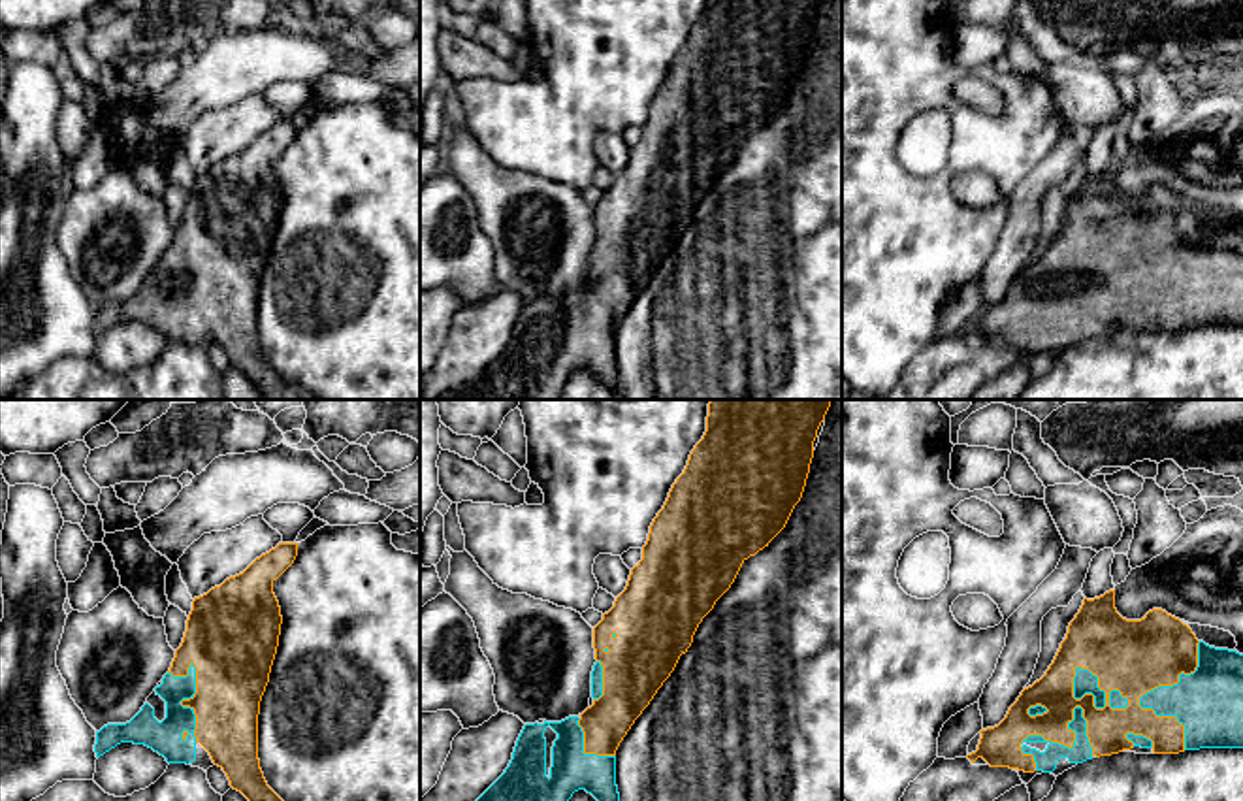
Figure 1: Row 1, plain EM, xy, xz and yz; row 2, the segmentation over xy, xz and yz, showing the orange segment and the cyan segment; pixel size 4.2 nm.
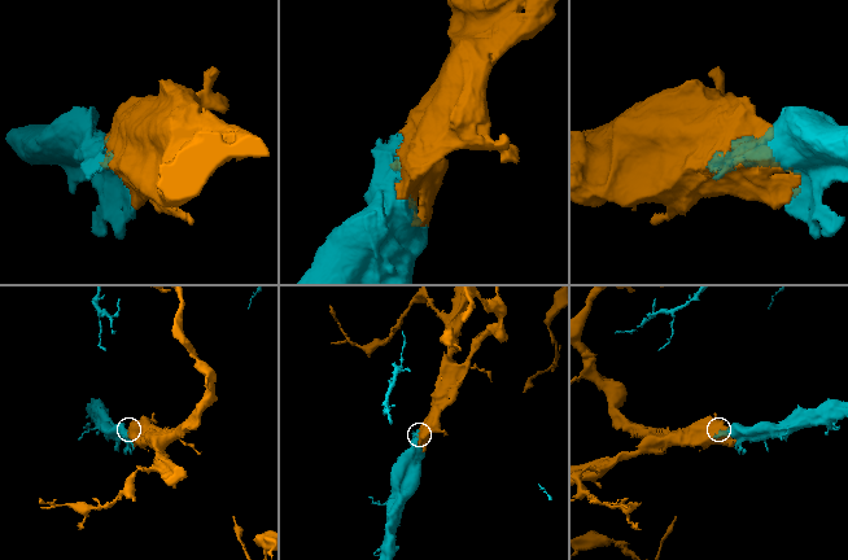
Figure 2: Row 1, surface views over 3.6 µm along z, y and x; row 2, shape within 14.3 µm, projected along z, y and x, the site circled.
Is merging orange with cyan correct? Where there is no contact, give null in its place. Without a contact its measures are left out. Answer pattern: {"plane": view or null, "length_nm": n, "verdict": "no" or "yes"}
{"plane": "yz", "length_nm": 280, "verdict": "yes"}

